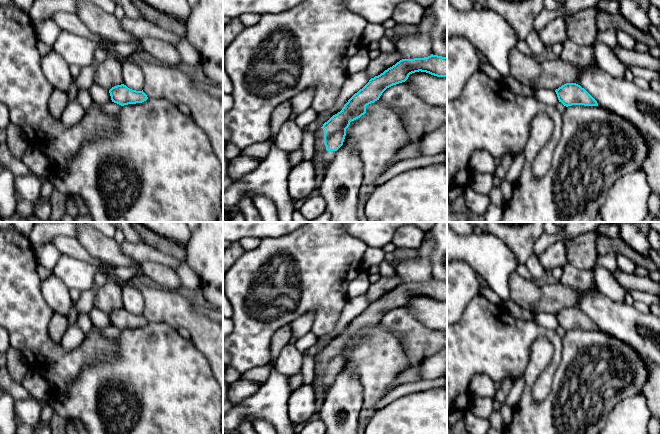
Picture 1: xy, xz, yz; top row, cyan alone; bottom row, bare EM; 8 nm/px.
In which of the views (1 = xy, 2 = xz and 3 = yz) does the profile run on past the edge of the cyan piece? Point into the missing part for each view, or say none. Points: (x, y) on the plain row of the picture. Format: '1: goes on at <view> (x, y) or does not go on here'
1: goes on at xy (108, 297)
2: goes on at xz (322, 382)
3: goes on at yz (552, 298)

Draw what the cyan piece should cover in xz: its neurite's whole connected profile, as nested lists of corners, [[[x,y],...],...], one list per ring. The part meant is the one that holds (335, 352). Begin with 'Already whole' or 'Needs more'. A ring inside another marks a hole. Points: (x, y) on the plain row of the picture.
Needs more. [[[395,274],[391,277],[381,277],[376,283],[370,284],[365,292],[365,296],[370,302],[369,306],[348,324],[340,336],[333,339],[315,356],[315,378],[312,383],[315,395],[326,396],[328,389],[334,383],[336,375],[343,369],[346,353],[349,351],[350,346],[364,339],[367,329],[379,324],[387,312],[405,306],[410,298],[419,295],[437,301],[447,301],[447,281],[431,278],[424,282],[403,283],[401,278]]]

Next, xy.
Needs more. [[[108,281],[103,286],[94,287],[94,305],[109,314],[112,326],[124,330],[142,327],[148,323],[143,314],[132,314],[123,307],[121,287],[116,282]]]

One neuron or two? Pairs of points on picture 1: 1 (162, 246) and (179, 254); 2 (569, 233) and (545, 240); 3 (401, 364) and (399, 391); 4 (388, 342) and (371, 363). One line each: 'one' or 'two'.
1: one
2: one
3: two
4: one

